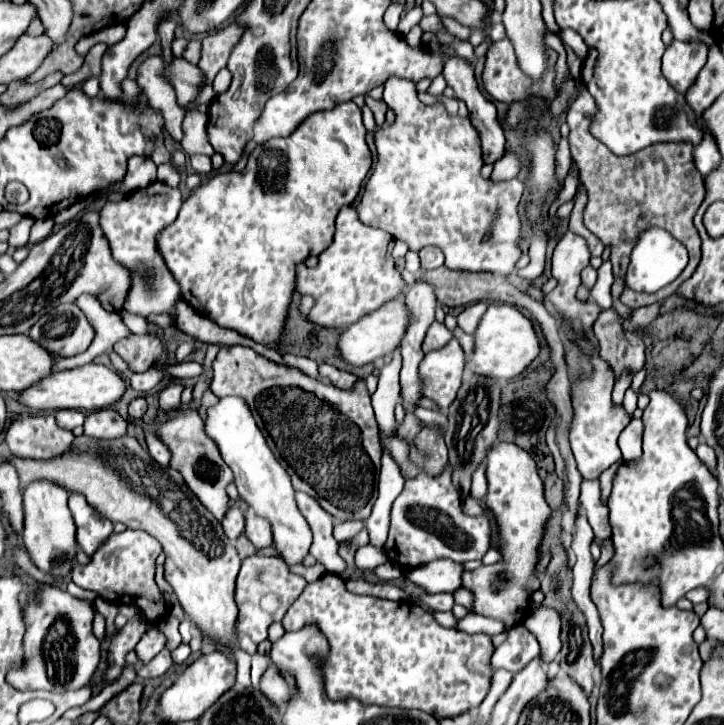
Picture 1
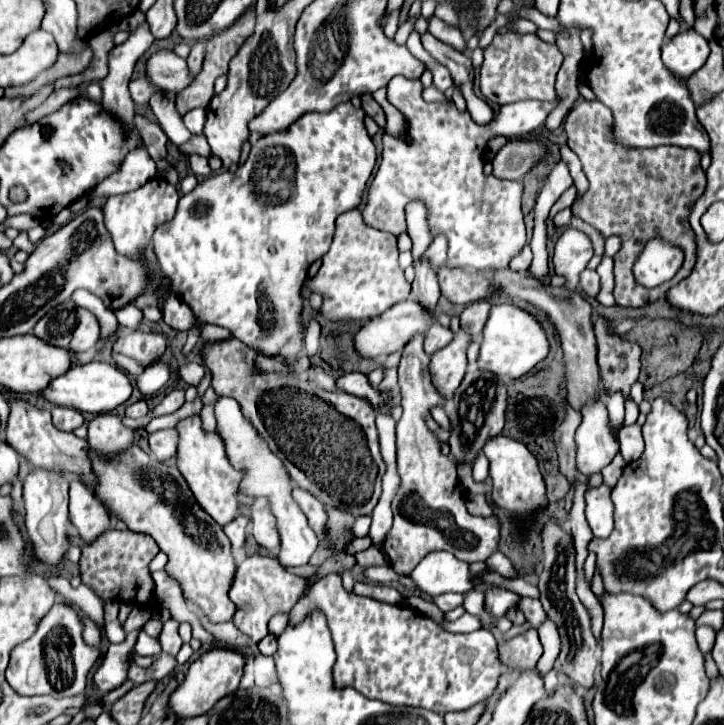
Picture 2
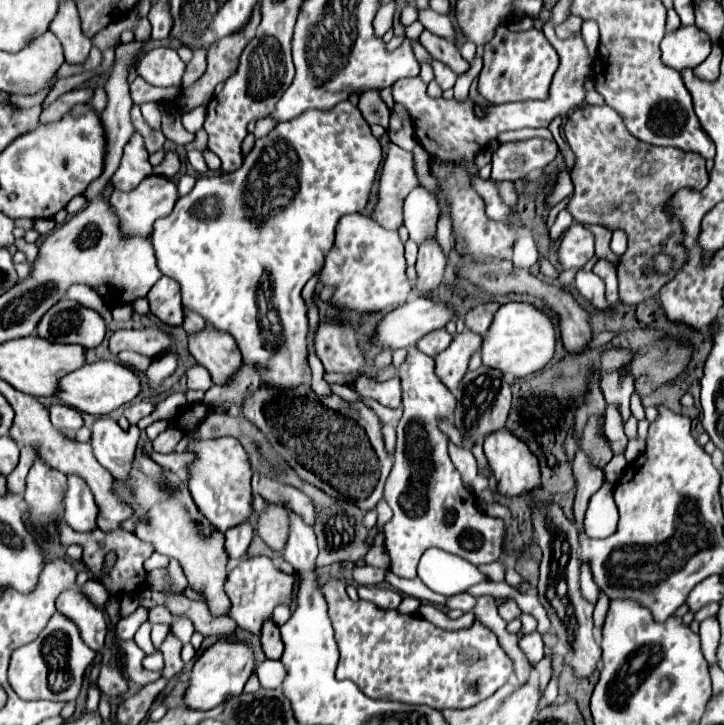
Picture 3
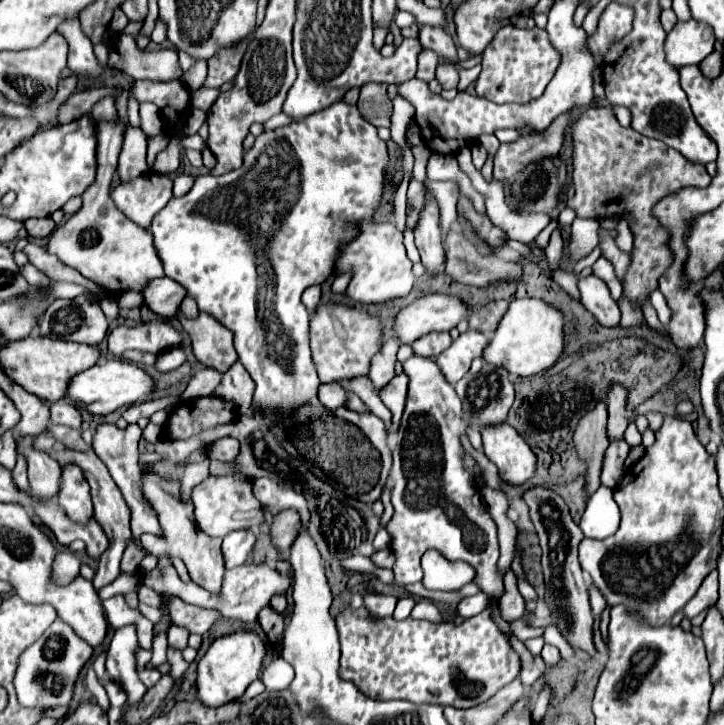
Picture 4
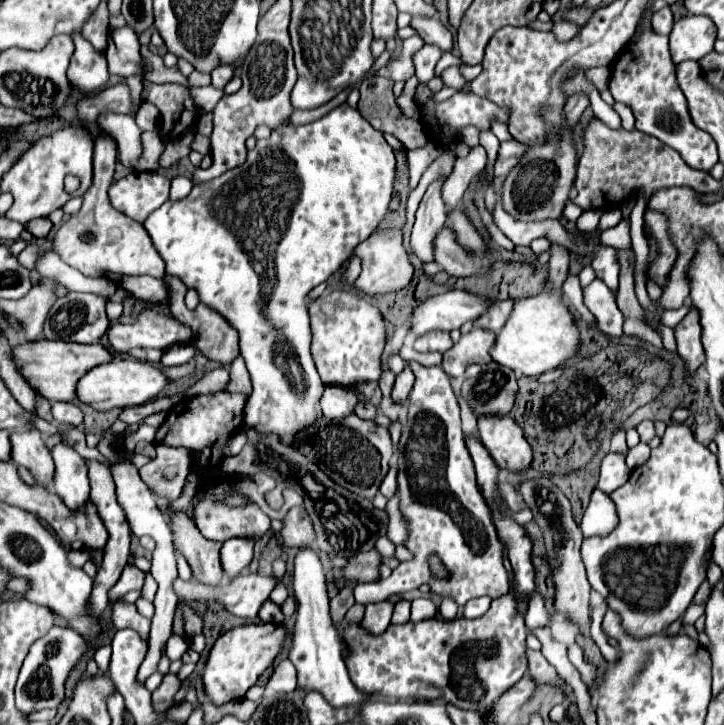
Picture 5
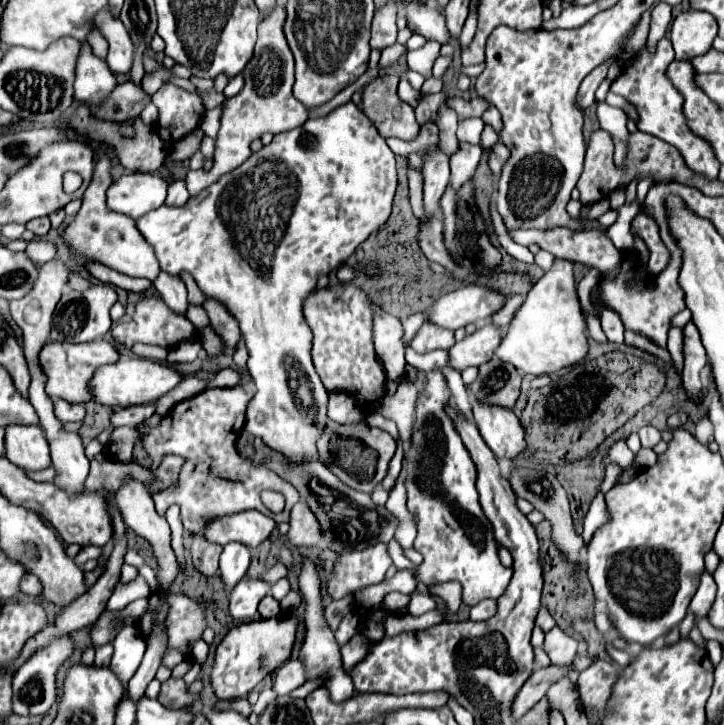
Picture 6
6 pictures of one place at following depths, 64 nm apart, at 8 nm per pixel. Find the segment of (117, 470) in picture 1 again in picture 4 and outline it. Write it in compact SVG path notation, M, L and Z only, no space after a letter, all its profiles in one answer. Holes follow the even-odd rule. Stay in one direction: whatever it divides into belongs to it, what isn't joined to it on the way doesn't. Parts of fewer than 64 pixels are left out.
M144 474L144 494L150 500L152 508L156 508L158 516L160 516L160 526L164 528L164 536L156 538L152 534L144 534L140 538L142 548L148 554L168 554L168 556L180 556L190 572L190 578L200 584L202 588L210 590L210 592L218 592L222 586L222 576L224 576L224 558L222 558L222 540L216 538L208 538L204 536L204 532L200 532L196 528L194 522L194 514L192 514L192 502L182 502L180 500L180 484L172 482L172 484L164 484L164 480L160 480L154 474Z

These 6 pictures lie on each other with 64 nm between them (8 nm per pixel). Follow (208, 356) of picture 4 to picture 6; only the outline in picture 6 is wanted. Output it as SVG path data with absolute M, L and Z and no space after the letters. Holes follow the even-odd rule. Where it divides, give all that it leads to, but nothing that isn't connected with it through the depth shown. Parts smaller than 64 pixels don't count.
M162 271L153 281L153 286L172 310L176 310L178 314L186 315L188 306L187 296L181 296L181 293L187 293L187 288L180 277L170 276L177 275L170 275ZM206 298L206 302L202 306L208 312L210 324L214 326L214 330L224 338L226 350L232 350L240 340L240 326L238 326L236 318L228 312L228 308L222 302L218 302L214 298Z

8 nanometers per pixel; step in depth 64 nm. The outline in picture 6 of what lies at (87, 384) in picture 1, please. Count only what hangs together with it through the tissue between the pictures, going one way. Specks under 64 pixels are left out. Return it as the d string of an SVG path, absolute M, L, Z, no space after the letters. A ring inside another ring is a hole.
M122 356L116 364L108 364L108 366L96 370L96 376L92 378L94 402L100 402L104 406L114 406L114 408L150 404L150 402L162 398L166 392L174 390L182 380L184 380L184 374L178 372L170 364L148 360L148 358Z

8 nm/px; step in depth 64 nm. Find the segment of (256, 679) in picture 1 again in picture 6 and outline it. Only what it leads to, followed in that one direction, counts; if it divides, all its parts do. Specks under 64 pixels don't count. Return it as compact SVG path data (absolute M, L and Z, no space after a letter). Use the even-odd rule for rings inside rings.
M290 660L284 664L284 668L276 670L274 690L278 694L290 694L290 690L302 686L306 682L304 662Z

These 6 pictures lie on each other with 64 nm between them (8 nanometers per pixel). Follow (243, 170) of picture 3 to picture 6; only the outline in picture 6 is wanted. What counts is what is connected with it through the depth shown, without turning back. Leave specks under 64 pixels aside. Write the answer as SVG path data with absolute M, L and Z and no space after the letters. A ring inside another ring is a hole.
M346 102L338 108L334 108L330 114L320 116L320 118L308 118L300 128L276 134L272 144L264 146L260 152L256 152L254 156L250 156L242 166L238 166L236 170L232 170L228 176L222 176L216 184L212 184L210 188L206 188L200 196L190 198L190 204L184 208L174 208L174 206L160 206L158 210L152 210L148 214L144 214L142 218L136 220L136 228L140 230L140 234L144 236L144 240L154 248L156 258L160 262L160 270L168 272L168 274L180 274L182 270L190 272L196 280L196 284L200 286L200 290L208 296L208 298L216 298L222 304L226 304L226 308L236 316L242 336L246 340L250 358L248 358L248 370L250 376L258 388L256 396L250 400L248 404L248 412L246 412L246 426L244 430L250 436L260 438L268 448L280 452L290 466L302 466L306 460L318 460L318 448L316 448L316 440L322 434L322 426L326 424L328 416L326 416L326 404L328 404L328 394L324 392L324 386L320 382L320 376L316 374L312 360L310 360L310 340L312 340L312 332L304 322L302 316L302 300L304 296L308 296L308 292L312 292L312 288L316 288L316 278L318 274L328 274L330 270L338 268L346 258L350 258L350 254L354 254L354 250L368 238L368 234L378 228L382 222L388 220L390 216L390 208L392 208L392 198L396 192L396 162L394 162L394 154L392 150L386 146L384 138L378 134L378 130L370 124L370 120L366 120L366 116L356 108L354 102Z

